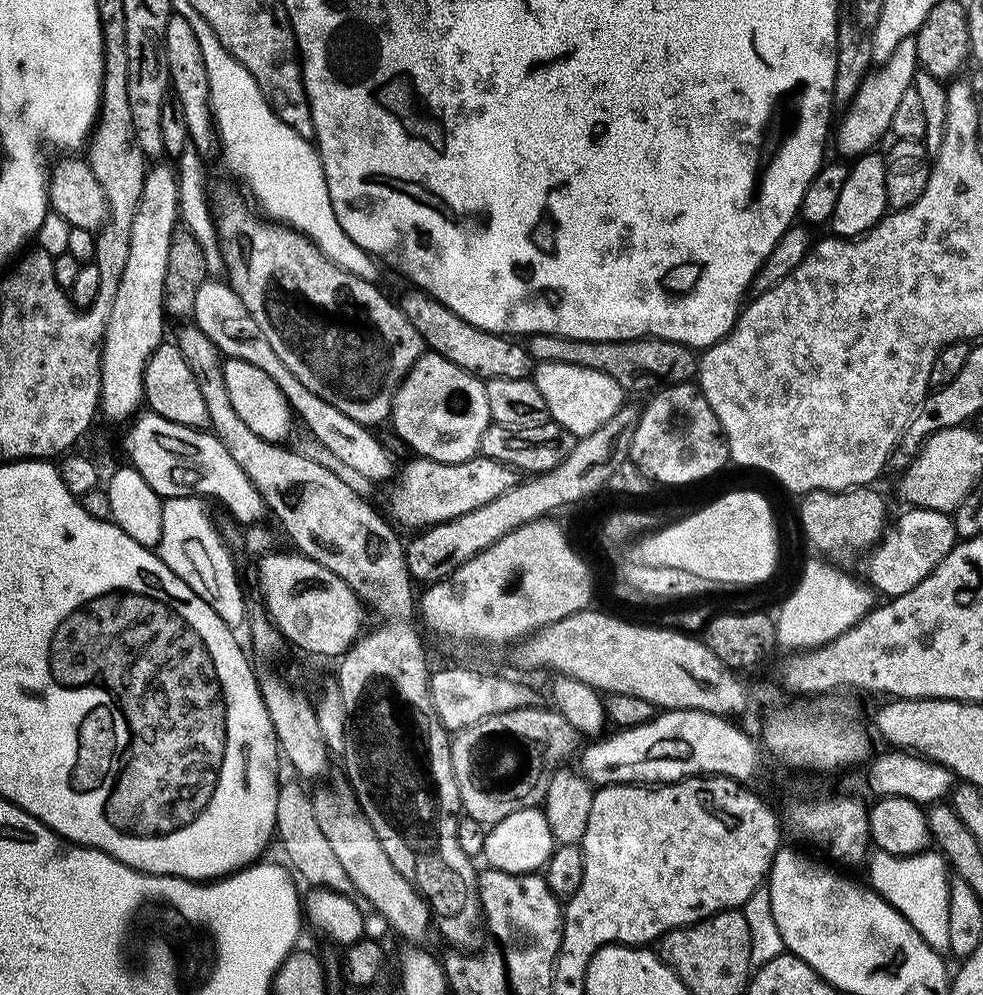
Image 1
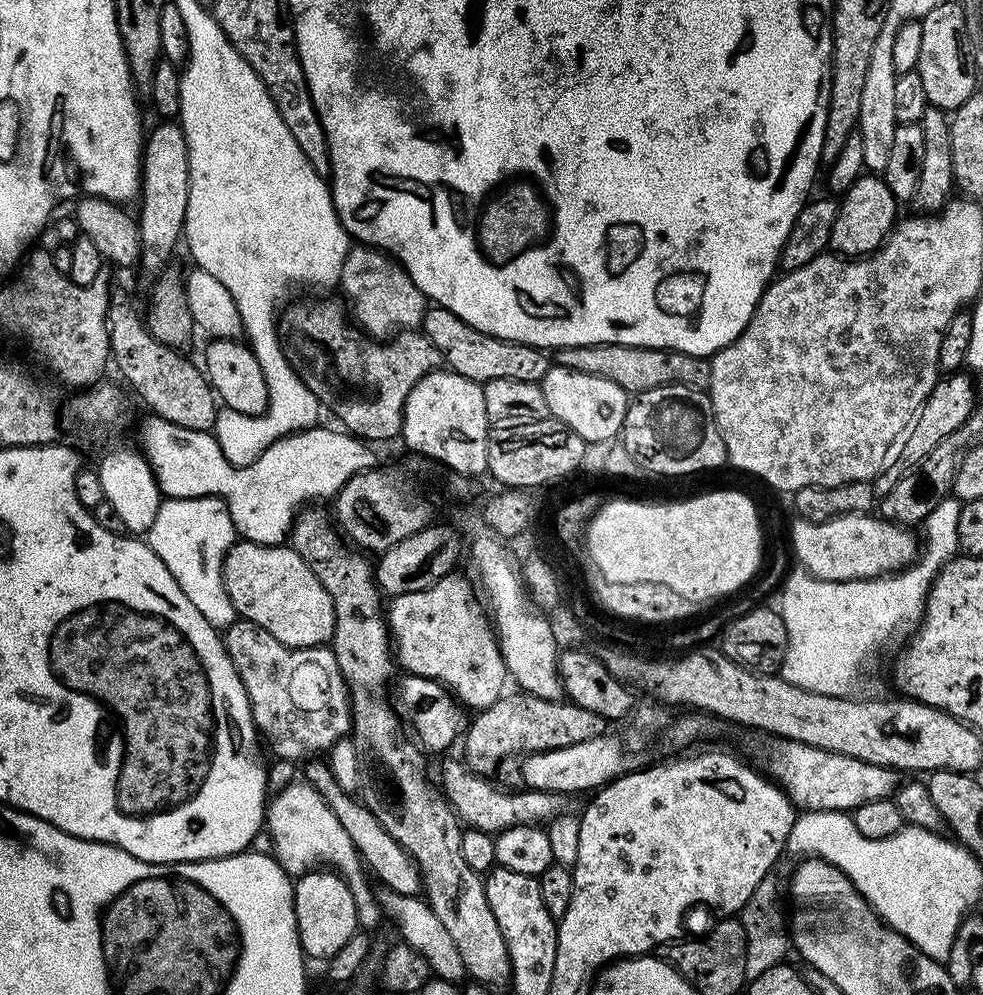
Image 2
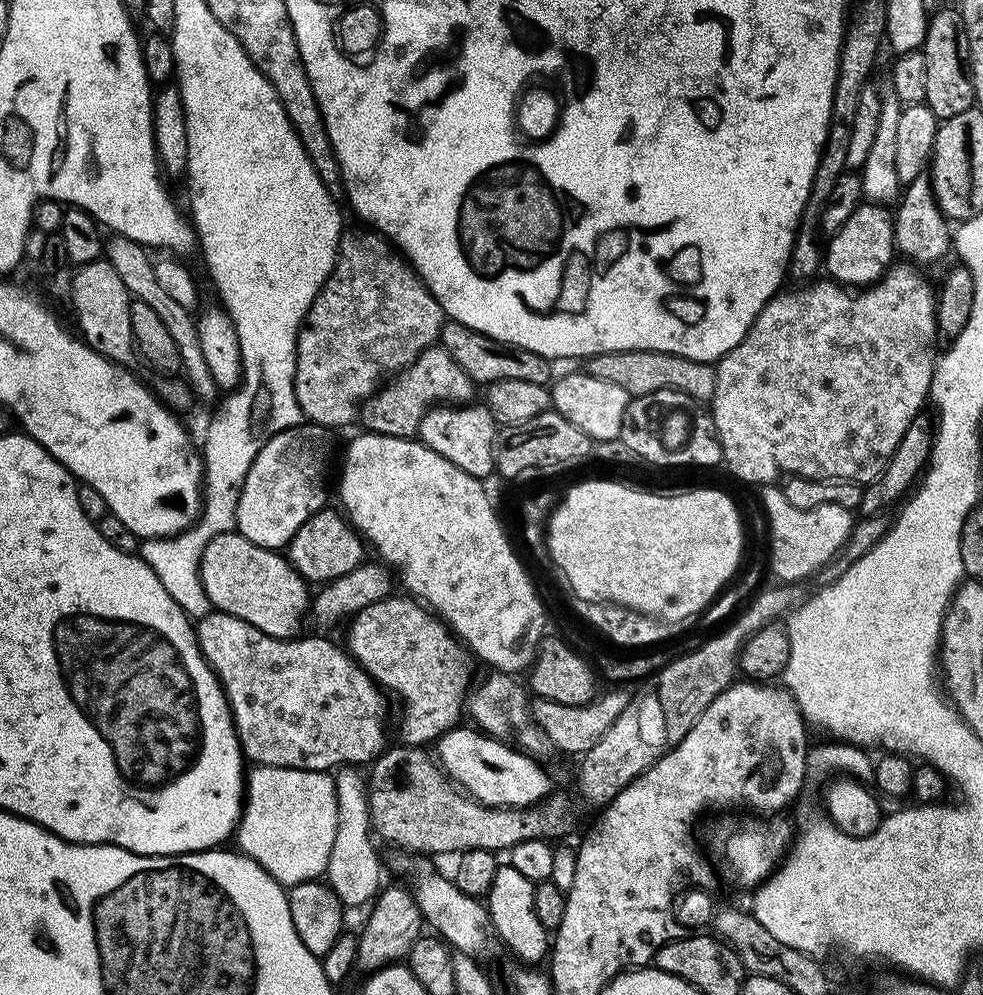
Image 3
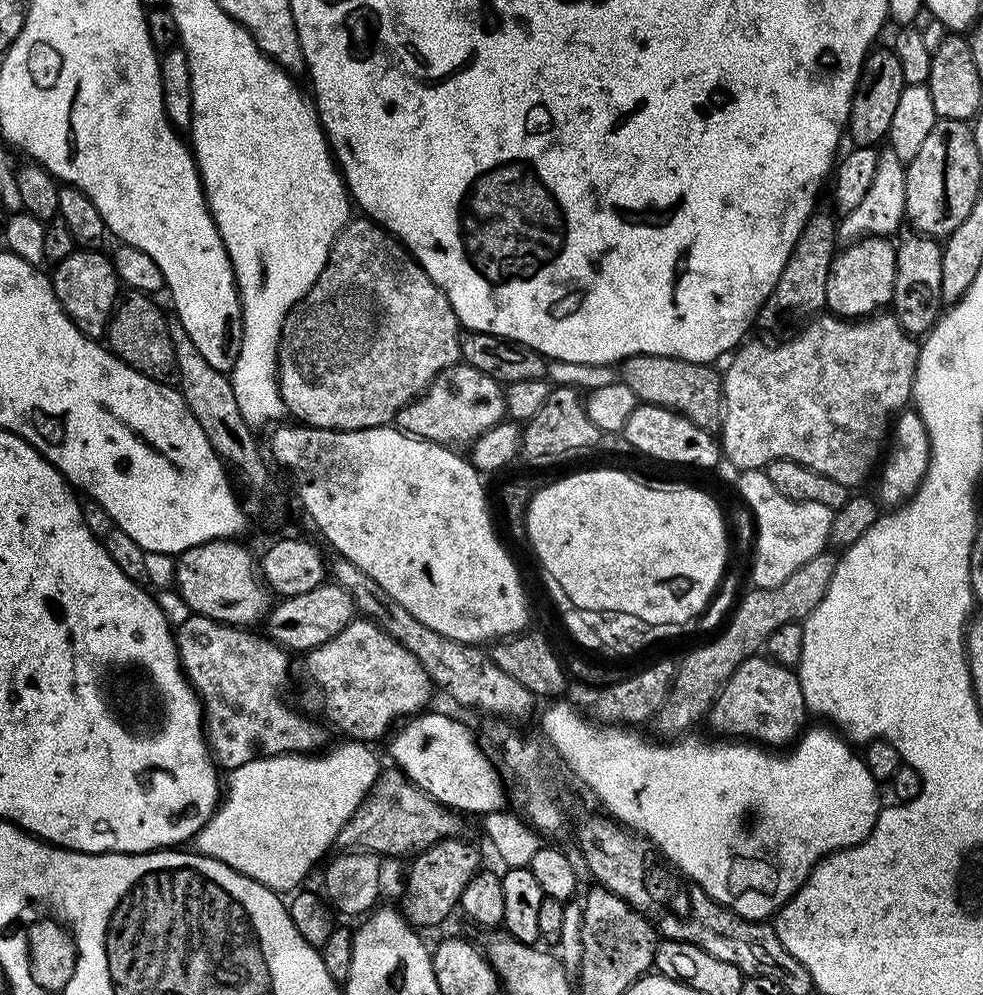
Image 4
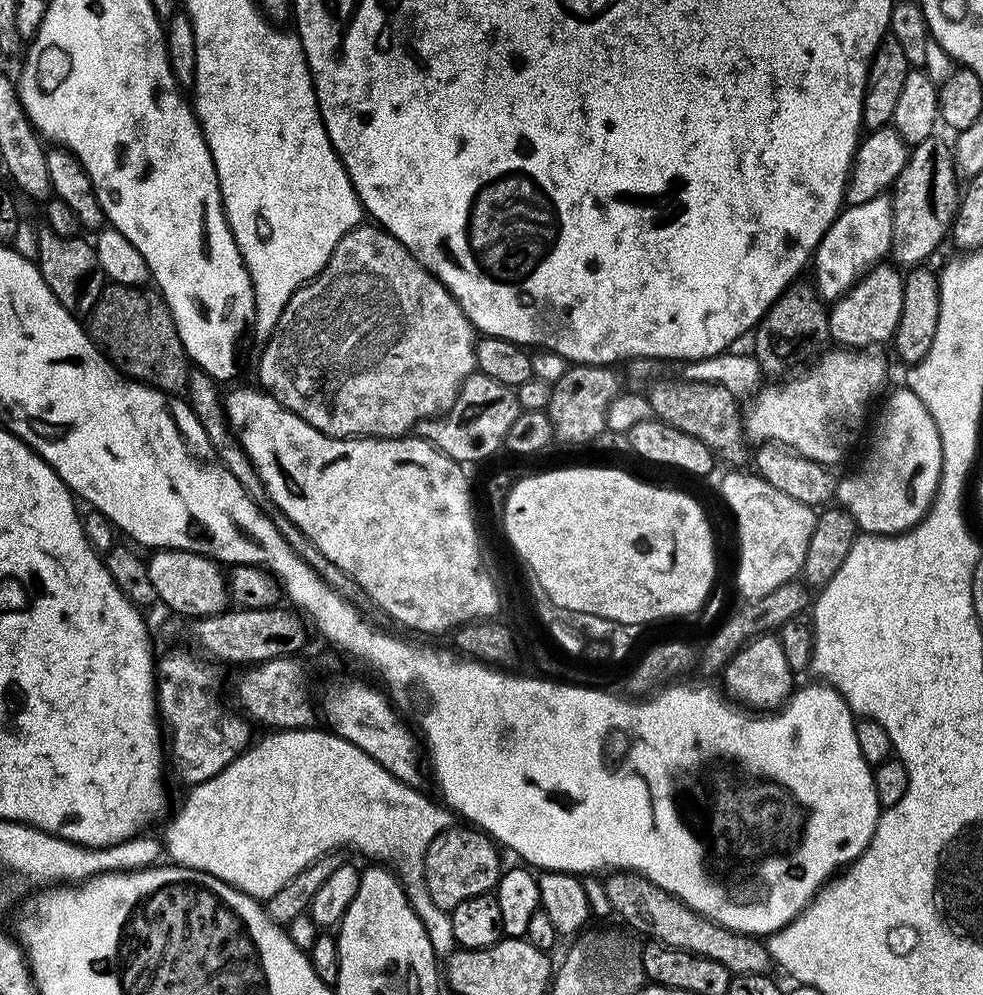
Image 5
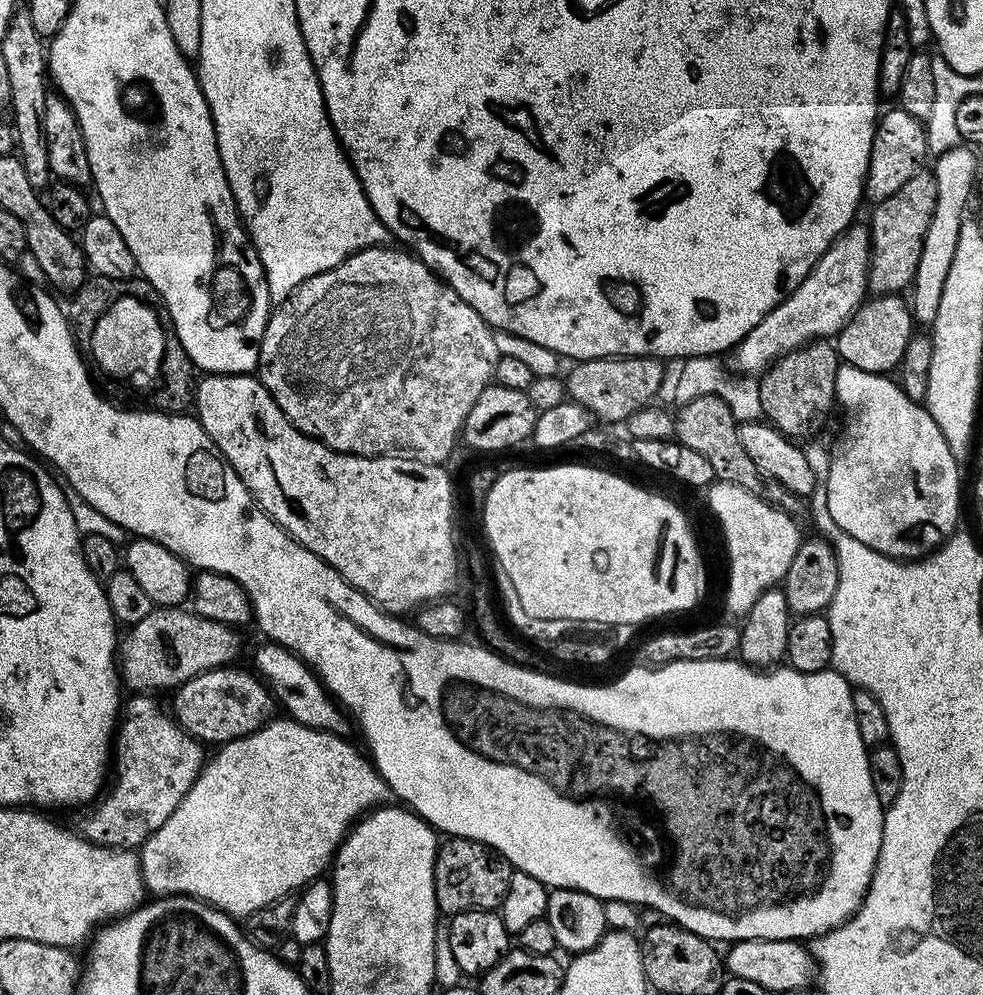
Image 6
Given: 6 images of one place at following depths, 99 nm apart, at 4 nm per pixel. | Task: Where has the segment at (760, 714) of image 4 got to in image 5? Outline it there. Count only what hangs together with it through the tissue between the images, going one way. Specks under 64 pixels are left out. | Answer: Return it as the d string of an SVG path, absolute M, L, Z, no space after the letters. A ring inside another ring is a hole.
M779 635L756 636L739 648L722 669L722 688L733 701L752 710L776 710L787 701L794 691L794 674L786 654L782 651Z

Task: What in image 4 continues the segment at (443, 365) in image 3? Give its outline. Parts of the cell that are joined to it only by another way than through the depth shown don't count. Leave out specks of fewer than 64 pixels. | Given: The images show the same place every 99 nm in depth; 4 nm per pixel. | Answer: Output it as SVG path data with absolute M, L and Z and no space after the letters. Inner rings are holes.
M463 362L451 364L432 379L422 395L417 396L396 415L394 424L401 432L407 432L409 436L416 436L419 440L433 440L436 444L445 446L468 446L505 419L508 407L504 401L504 389L505 385L501 381L490 378L490 374L482 374L482 370L474 370L474 366Z

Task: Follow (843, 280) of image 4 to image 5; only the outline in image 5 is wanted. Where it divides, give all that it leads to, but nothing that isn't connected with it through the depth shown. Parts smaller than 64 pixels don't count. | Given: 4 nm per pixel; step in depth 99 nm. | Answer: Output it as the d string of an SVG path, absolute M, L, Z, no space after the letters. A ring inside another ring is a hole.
M888 262L877 264L828 308L828 335L831 343L857 350L876 350L881 347L879 344L887 345L896 335L898 318L902 318L903 289L904 276L899 267Z

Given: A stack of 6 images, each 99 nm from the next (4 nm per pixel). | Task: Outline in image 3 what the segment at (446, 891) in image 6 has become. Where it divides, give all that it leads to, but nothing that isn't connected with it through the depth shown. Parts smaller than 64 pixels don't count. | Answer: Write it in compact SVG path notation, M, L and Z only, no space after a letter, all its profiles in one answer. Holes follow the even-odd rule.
M388 885L373 901L370 914L359 931L358 957L354 970L357 975L369 976L380 968L405 959L417 938L425 931L426 923L411 891L403 885Z

